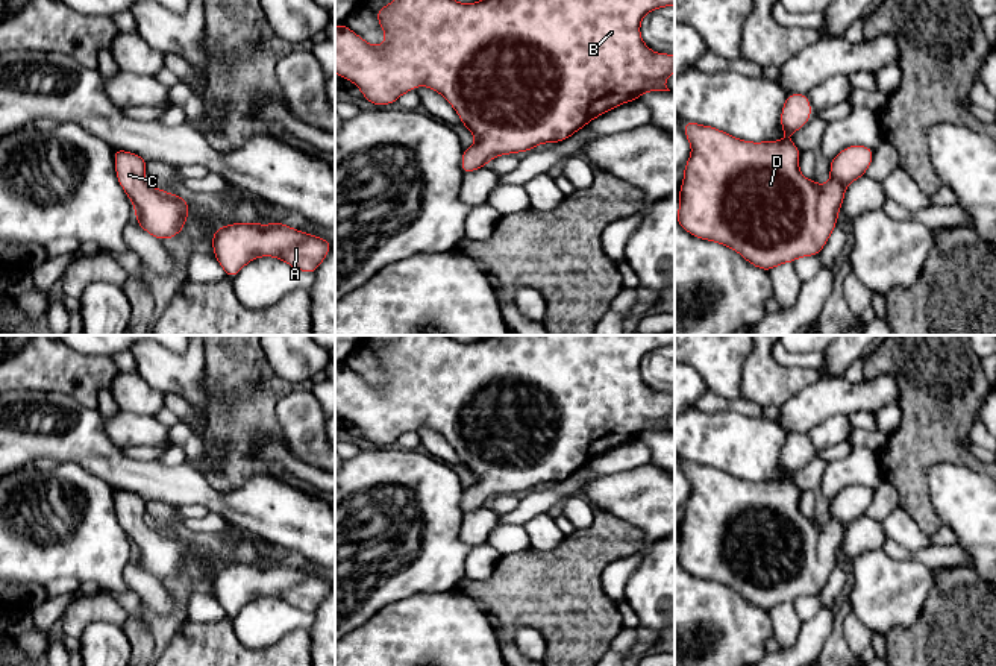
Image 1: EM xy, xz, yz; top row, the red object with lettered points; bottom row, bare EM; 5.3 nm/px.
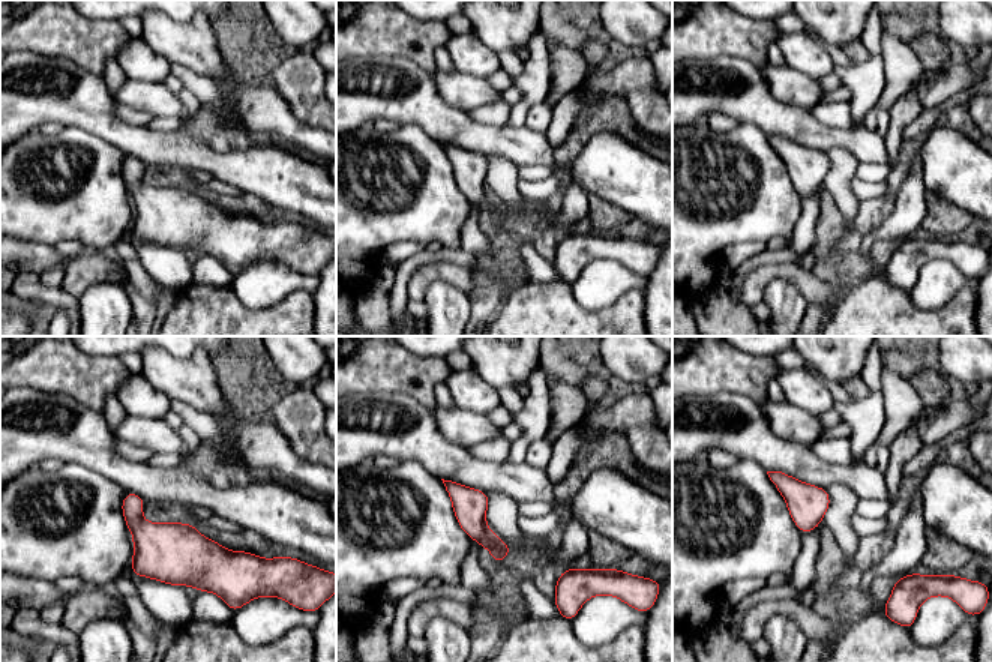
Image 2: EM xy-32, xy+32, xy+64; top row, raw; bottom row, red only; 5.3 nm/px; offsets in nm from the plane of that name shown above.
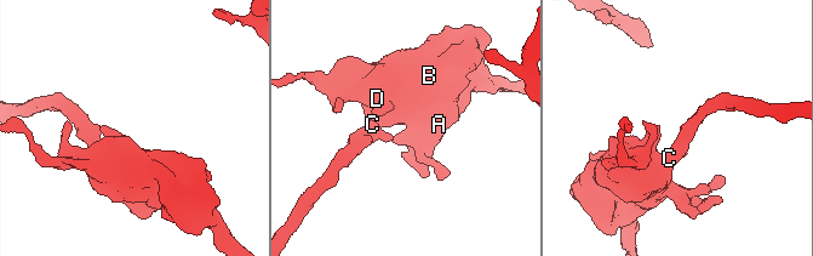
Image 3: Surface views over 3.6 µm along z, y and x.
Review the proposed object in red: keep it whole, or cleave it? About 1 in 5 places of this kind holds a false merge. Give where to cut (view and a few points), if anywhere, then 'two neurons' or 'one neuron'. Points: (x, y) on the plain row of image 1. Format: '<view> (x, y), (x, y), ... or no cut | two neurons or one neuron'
no cut | one neuron

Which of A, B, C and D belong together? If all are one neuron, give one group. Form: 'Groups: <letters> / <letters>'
Groups: A B C D

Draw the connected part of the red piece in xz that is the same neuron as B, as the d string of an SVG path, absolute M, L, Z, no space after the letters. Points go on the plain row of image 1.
M399 335L394 341L374 352L379 366L385 372L382 385L368 384L344 363L335 366L335 413L353 422L362 437L374 446L396 443L397 438L423 425L431 428L452 445L465 466L476 478L473 487L462 490L461 510L468 514L488 505L499 495L515 495L518 492L534 490L543 482L559 482L570 478L596 457L623 445L638 440L643 432L670 431L666 419L675 411L675 394L652 391L641 379L640 363L643 357L658 347L675 346L675 335L490 335L476 343L459 343L449 335Z

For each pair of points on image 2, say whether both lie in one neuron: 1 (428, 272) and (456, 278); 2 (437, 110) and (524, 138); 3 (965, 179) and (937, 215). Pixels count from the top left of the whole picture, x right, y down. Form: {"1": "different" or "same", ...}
{"1": "same", "2": "same", "3": "different"}

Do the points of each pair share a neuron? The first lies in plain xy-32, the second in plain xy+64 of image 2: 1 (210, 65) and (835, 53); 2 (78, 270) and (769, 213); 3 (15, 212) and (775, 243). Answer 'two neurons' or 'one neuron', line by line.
1: two neurons
2: two neurons
3: two neurons

